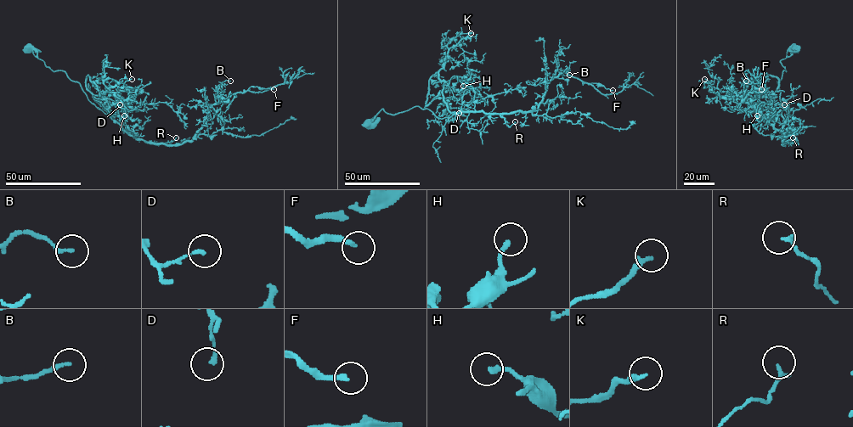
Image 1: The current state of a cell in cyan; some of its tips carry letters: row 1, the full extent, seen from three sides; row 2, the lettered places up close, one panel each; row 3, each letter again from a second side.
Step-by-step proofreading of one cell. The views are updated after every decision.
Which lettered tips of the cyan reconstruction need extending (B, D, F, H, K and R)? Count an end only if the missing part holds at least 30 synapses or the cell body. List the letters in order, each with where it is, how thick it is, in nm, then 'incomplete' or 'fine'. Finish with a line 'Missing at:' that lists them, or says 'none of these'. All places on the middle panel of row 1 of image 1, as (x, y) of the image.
B: at (569, 75); 170 nm thick; fine
D: at (459, 113); 150 nm thick; fine
F: at (612, 90); 220 nm thick; incomplete
H: at (463, 86); 180 nm thick; fine
K: at (471, 33); 240 nm thick; fine
R: at (515, 121); 180 nm thick; fine
Missing at: F

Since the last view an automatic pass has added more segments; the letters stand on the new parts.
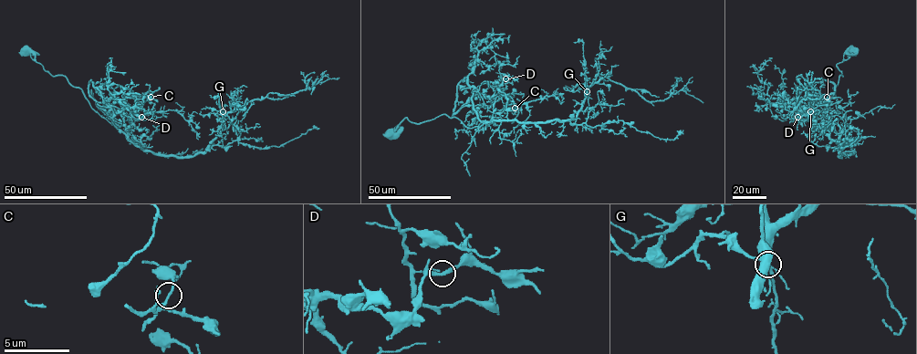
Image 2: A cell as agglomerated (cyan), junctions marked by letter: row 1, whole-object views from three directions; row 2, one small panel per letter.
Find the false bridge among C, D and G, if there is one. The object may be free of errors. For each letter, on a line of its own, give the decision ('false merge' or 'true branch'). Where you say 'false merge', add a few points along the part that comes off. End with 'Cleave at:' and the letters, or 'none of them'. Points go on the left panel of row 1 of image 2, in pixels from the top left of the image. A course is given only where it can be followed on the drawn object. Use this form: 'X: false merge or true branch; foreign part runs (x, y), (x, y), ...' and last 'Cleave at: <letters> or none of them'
C: true branch
D: true branch
G: true branch
Cleave at: none of them

